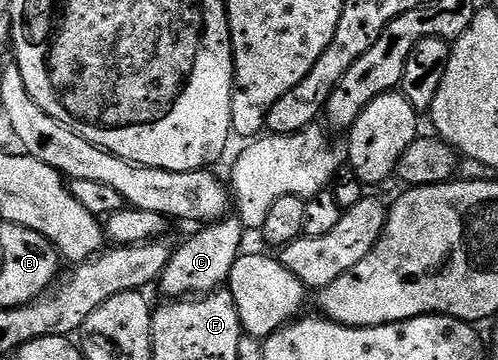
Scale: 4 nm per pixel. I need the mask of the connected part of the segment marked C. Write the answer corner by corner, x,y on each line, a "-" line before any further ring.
228,216
217,222
201,225
193,238
188,238
172,251
172,259
166,264
158,279
158,287
172,300
185,296
203,296
217,288
232,274
236,261
240,258
240,249
244,246
246,228
240,223
239,217

